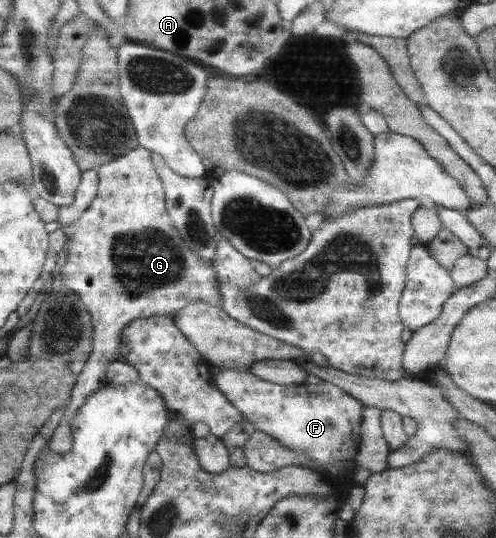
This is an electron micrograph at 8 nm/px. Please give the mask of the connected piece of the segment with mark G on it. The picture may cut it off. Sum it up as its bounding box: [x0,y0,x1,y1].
[45,145,222,453]

